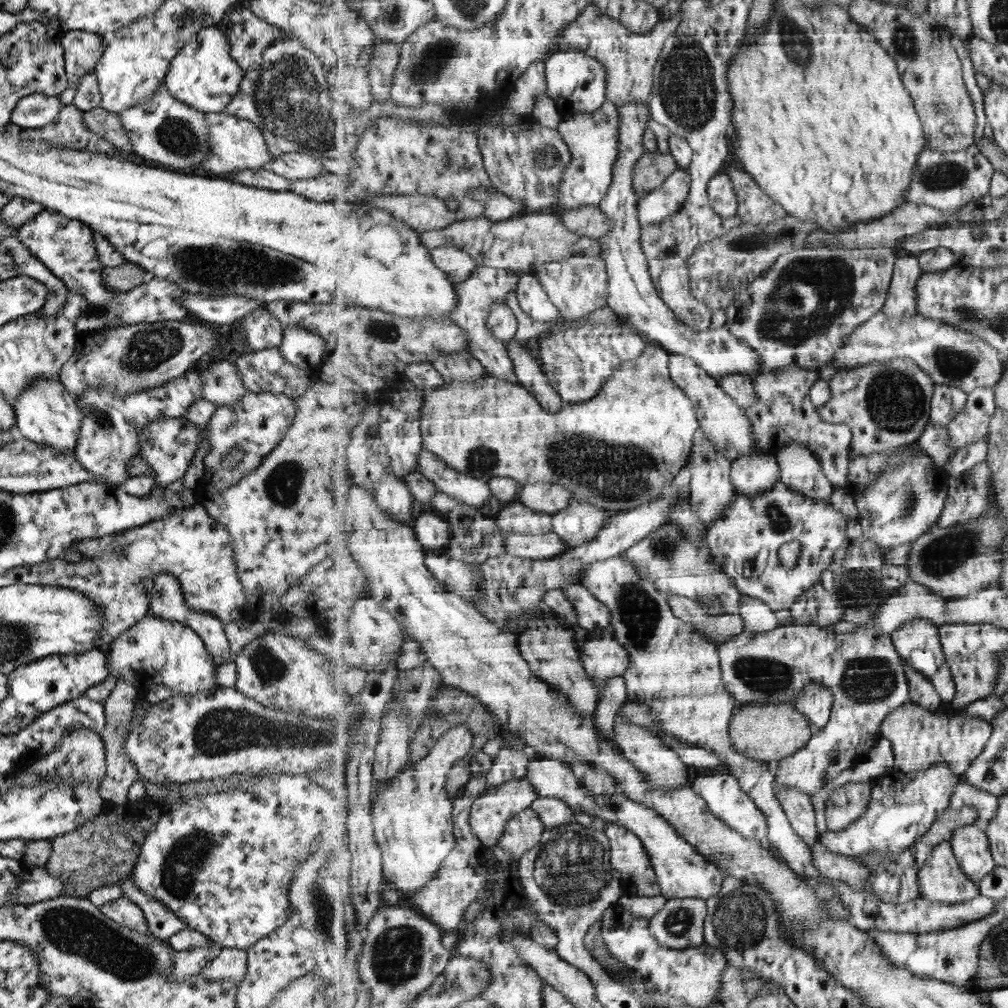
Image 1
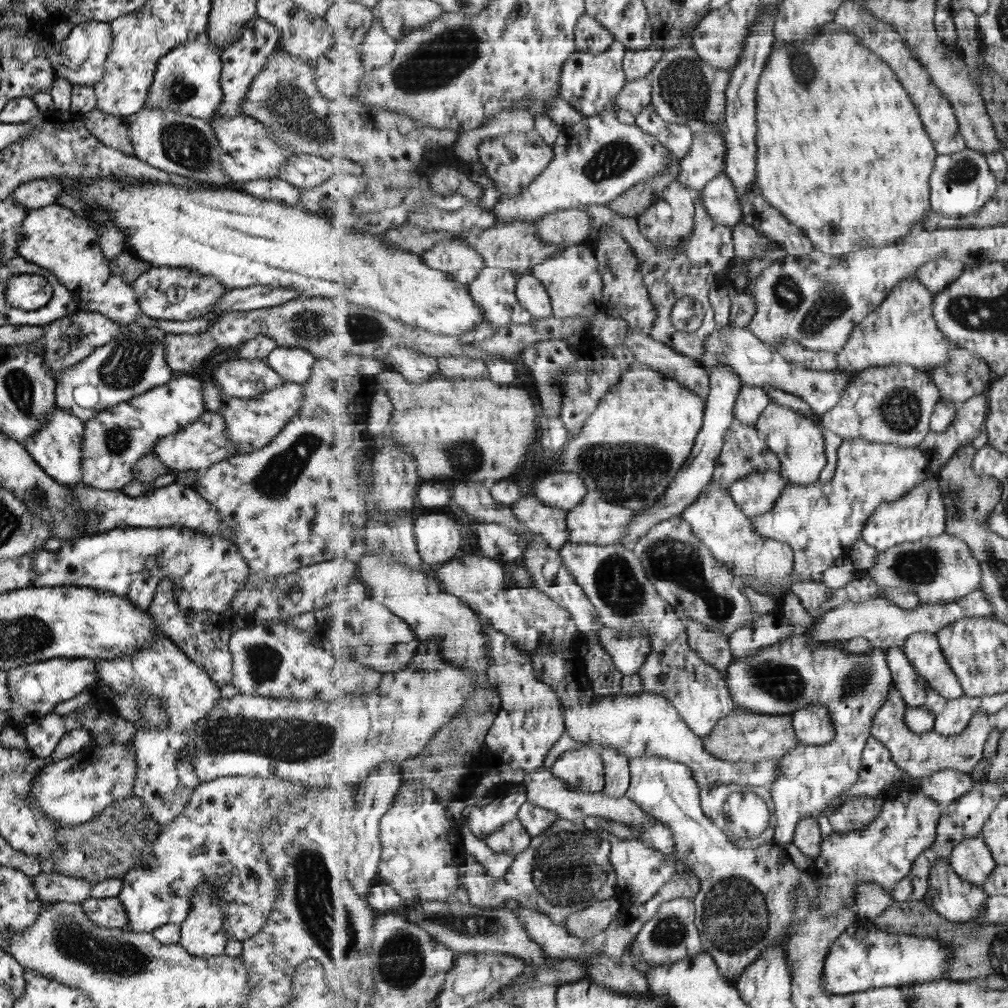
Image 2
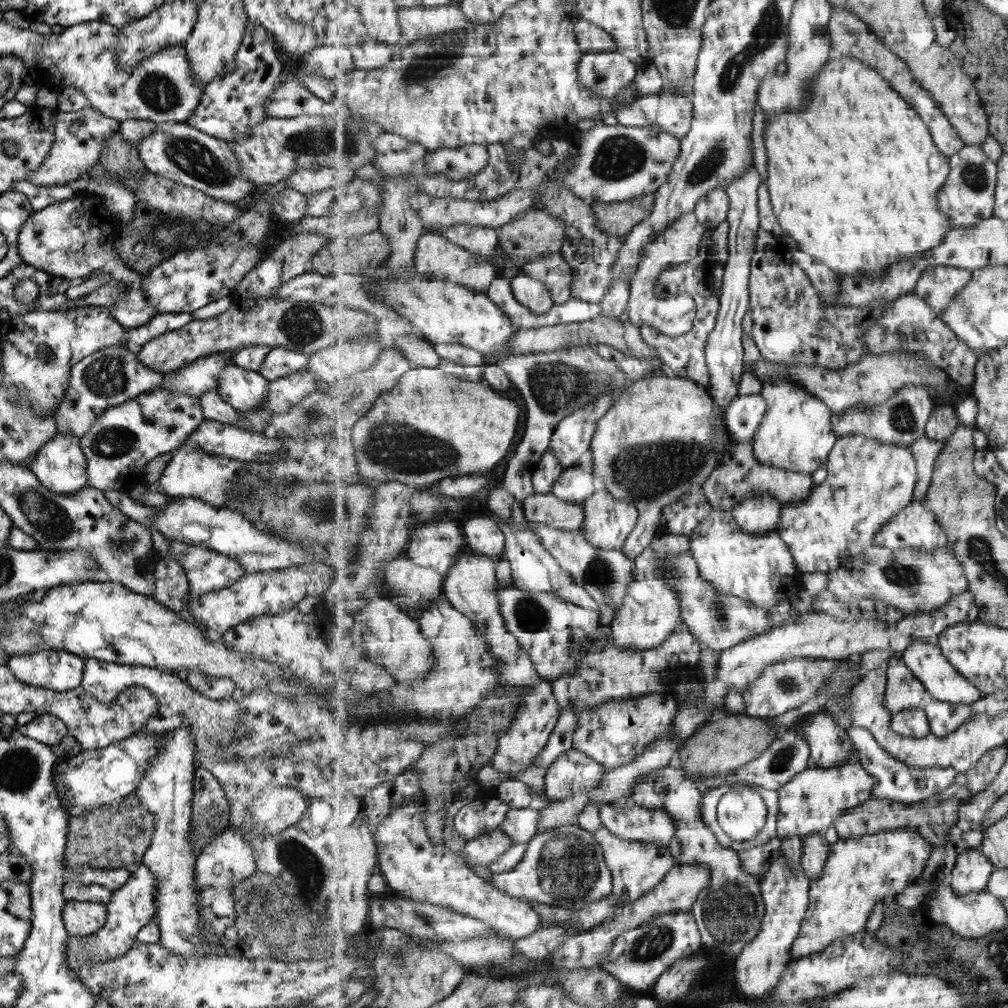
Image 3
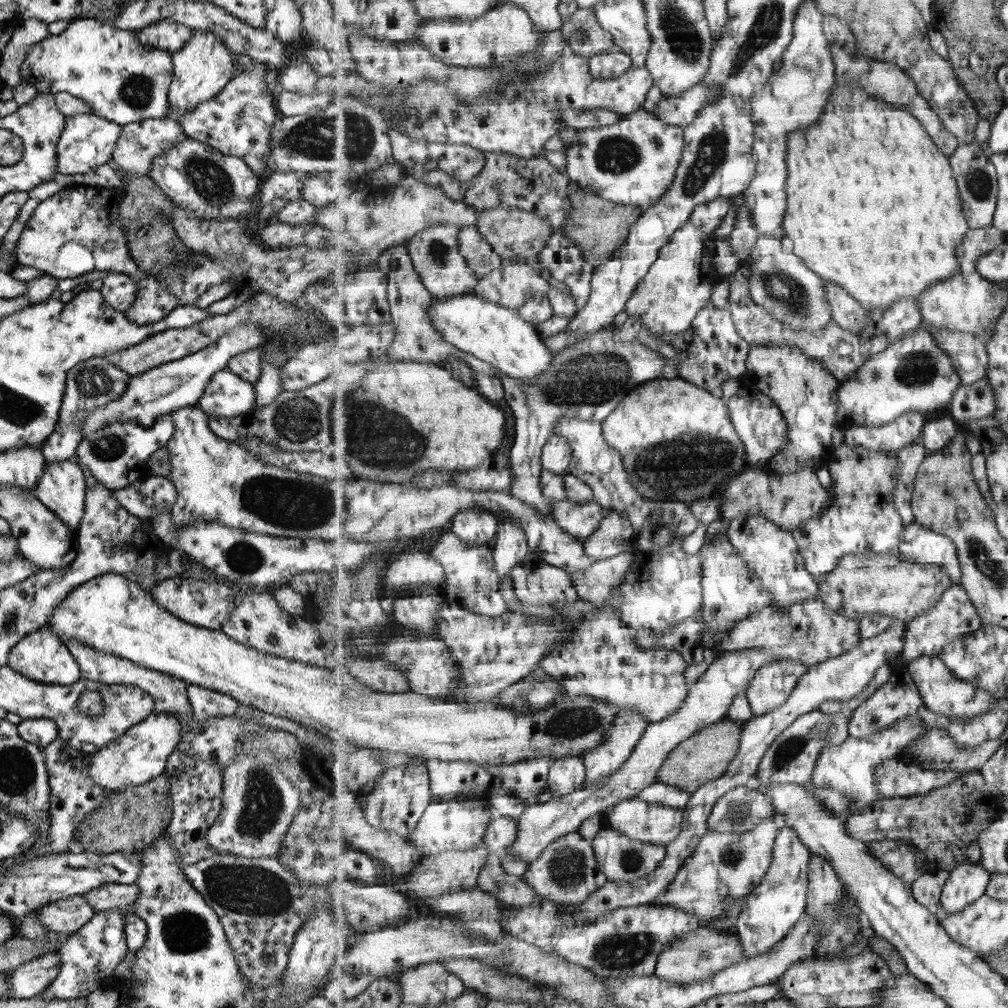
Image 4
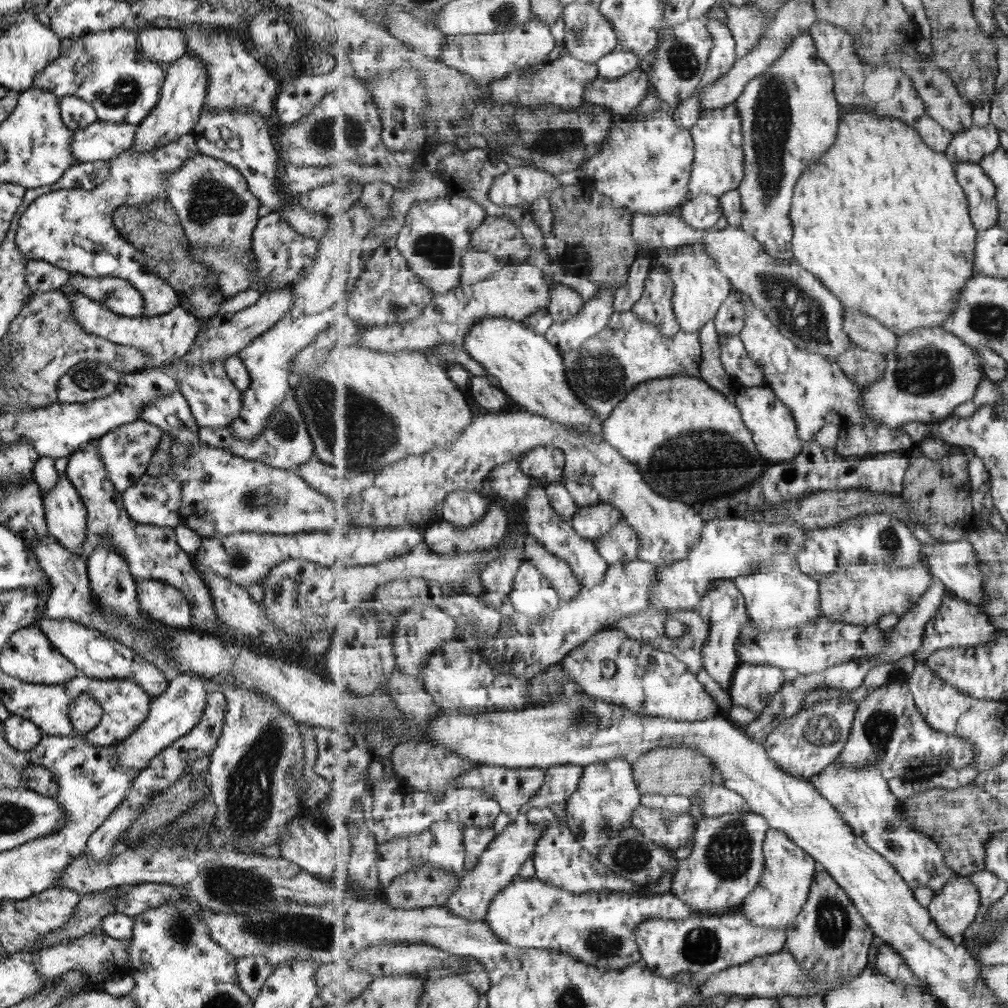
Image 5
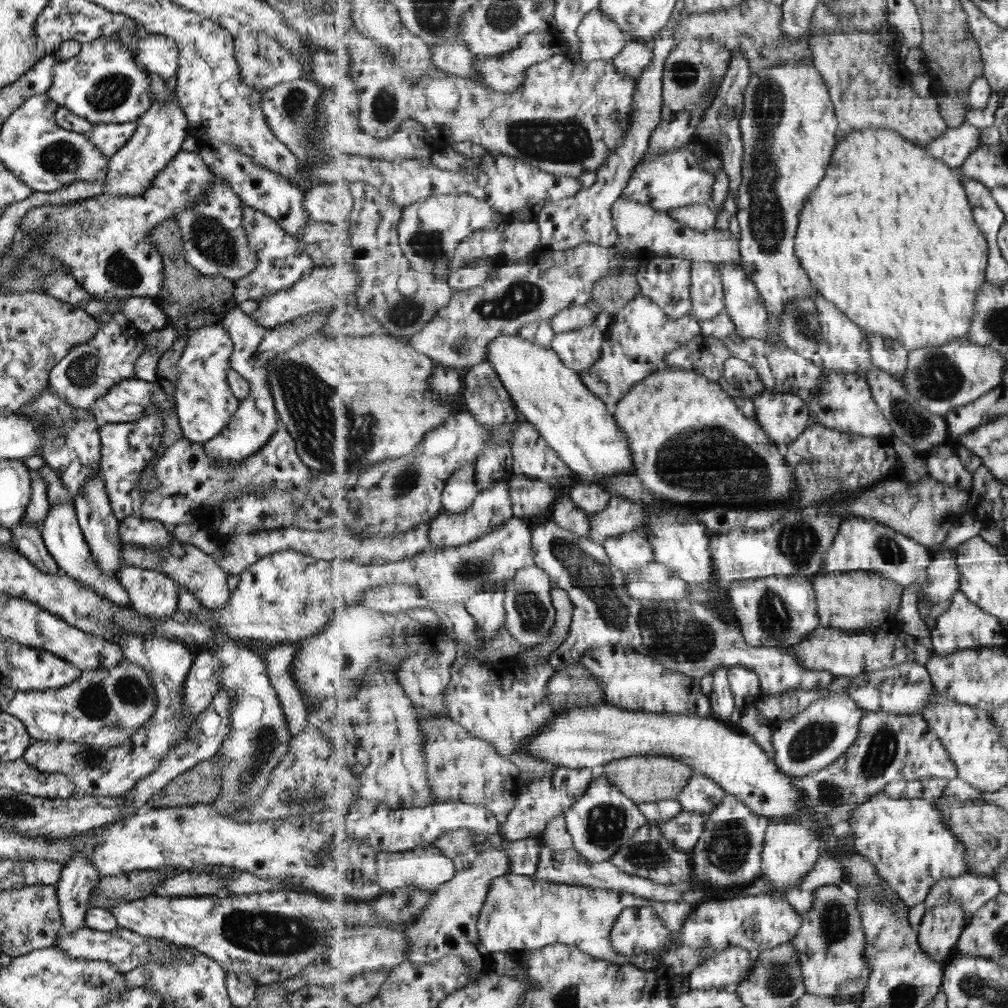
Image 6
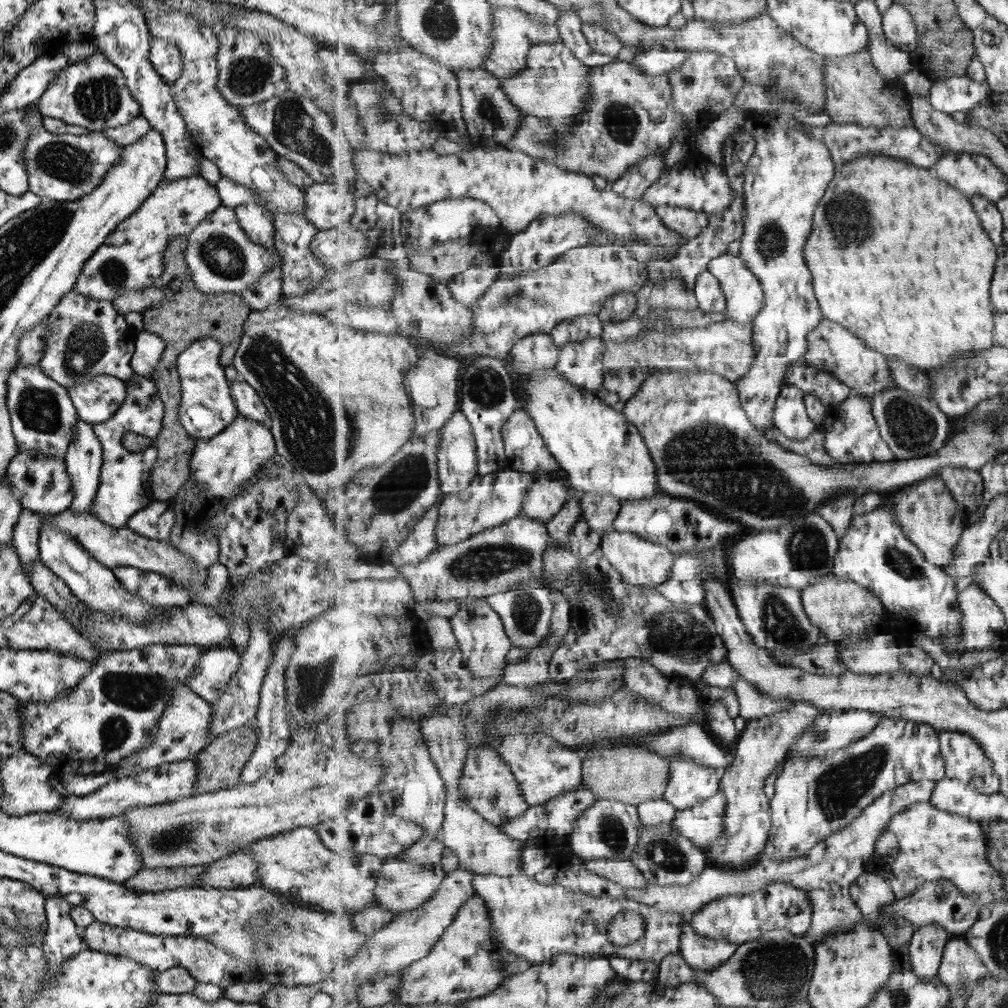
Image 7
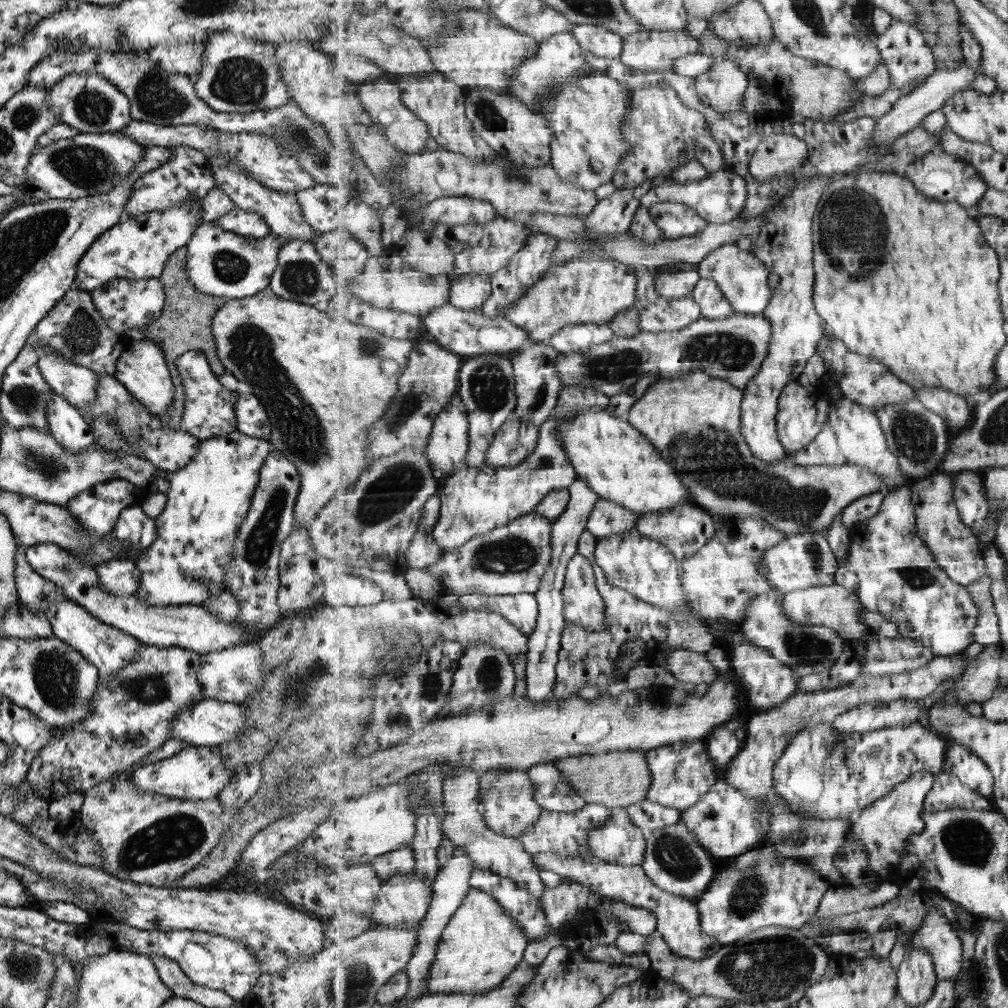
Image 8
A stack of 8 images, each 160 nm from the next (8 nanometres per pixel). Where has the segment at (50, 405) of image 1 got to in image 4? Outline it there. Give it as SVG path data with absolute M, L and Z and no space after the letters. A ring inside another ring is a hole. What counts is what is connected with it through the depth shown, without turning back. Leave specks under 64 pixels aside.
M75 456L45 464L34 496L71 530L78 528L84 513L85 480Z

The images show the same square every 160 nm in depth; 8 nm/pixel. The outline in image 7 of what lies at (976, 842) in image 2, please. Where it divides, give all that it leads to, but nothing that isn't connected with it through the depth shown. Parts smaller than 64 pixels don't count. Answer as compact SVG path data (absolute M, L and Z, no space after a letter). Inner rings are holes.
M942 924L917 928L909 944L911 967L922 978L938 977L947 941L953 936Z

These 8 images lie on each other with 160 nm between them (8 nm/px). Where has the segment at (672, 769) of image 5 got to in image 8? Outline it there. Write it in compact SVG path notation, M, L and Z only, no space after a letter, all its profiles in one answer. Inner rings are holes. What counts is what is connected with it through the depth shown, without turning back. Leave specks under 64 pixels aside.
M643 750L572 756L558 759L556 764L562 775L570 780L570 784L574 785L574 789L588 803L605 804L612 808L626 809L628 806L644 801L654 779Z

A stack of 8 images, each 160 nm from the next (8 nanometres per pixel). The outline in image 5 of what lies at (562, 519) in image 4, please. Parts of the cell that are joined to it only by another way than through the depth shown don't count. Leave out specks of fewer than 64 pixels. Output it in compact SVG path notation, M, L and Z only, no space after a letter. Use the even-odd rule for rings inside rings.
M601 502L579 507L571 523L583 538L595 541L606 535L622 519L624 520L619 508Z

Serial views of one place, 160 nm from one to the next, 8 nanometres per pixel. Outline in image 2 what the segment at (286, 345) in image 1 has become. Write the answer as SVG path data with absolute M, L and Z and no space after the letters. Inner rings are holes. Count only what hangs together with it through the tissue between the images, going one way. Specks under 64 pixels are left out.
M277 347L264 359L272 372L285 381L302 385L311 374L315 358L311 353L295 347Z

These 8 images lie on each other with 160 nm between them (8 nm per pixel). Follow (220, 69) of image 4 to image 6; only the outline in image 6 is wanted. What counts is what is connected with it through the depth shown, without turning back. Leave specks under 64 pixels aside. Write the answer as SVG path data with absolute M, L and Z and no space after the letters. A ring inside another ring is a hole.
M174 77L166 81L168 98L164 102L153 102L150 107L136 120L132 135L108 158L108 169L102 184L102 194L119 196L120 194L141 194L153 182L153 179L165 168L169 160L175 157L187 135L187 119L182 105L174 95Z

